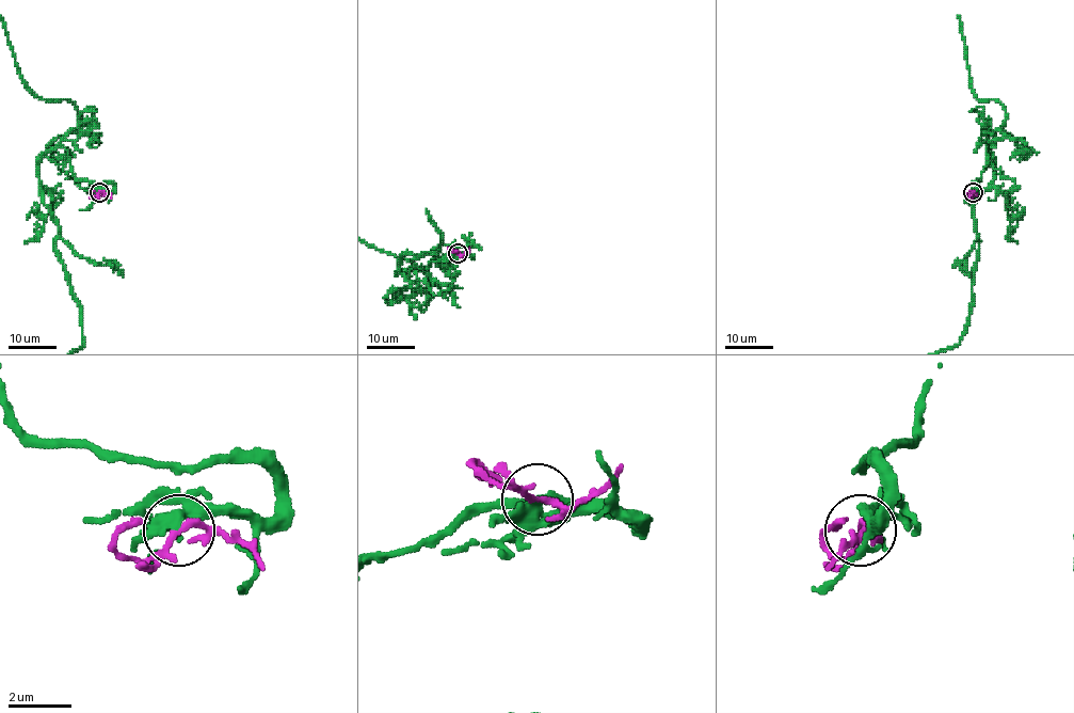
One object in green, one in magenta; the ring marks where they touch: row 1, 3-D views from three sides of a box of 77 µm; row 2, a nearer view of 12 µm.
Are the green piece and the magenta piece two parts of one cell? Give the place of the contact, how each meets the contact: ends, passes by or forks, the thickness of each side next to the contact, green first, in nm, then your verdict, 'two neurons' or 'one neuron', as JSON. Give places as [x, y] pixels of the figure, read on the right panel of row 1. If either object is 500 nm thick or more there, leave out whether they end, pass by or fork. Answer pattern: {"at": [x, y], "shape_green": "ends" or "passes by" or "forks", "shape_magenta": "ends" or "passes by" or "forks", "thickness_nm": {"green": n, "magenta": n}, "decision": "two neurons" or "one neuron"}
{"at": [973, 192], "shape_green": "forks", "shape_magenta": "passes by", "thickness_nm": {"green": 260, "magenta": 170}, "decision": "one neuron"}

